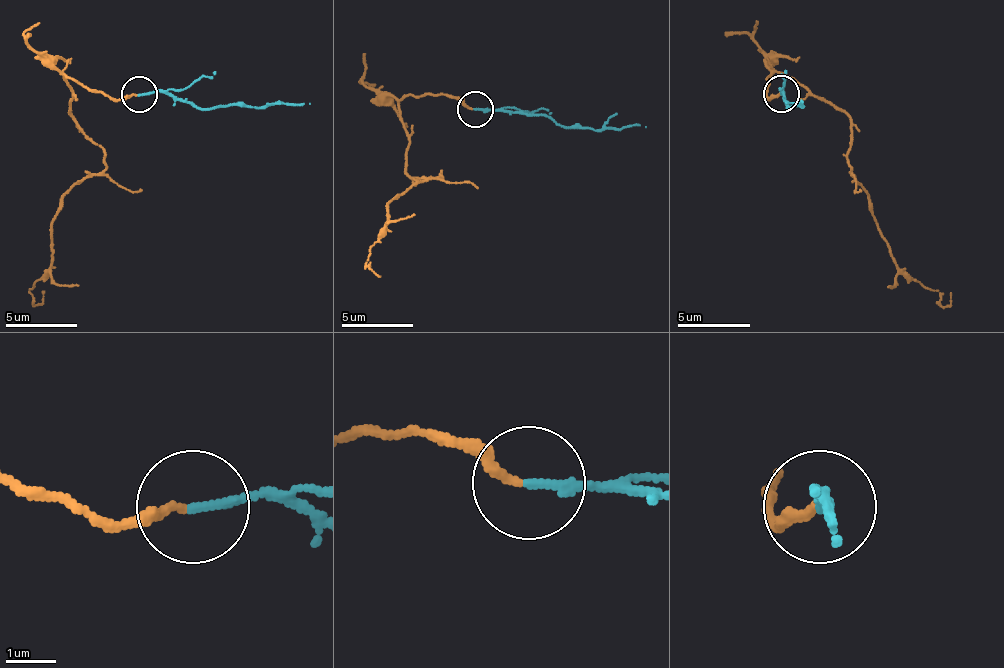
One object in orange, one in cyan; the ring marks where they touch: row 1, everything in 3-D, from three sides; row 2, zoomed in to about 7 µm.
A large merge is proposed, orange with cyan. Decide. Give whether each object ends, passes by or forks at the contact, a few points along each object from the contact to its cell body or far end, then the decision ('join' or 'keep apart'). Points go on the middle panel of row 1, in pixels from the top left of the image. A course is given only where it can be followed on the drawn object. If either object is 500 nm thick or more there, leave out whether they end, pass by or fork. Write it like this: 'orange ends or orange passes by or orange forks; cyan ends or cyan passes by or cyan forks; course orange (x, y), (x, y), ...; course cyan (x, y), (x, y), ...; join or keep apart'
orange ends; cyan ends; course orange (474, 108), (427, 93), (398, 104), (405, 169), (441, 176), (387, 205), (366, 263), (376, 277); course cyan (474, 108), (549, 115), (564, 126), (589, 129), (646, 126); join

